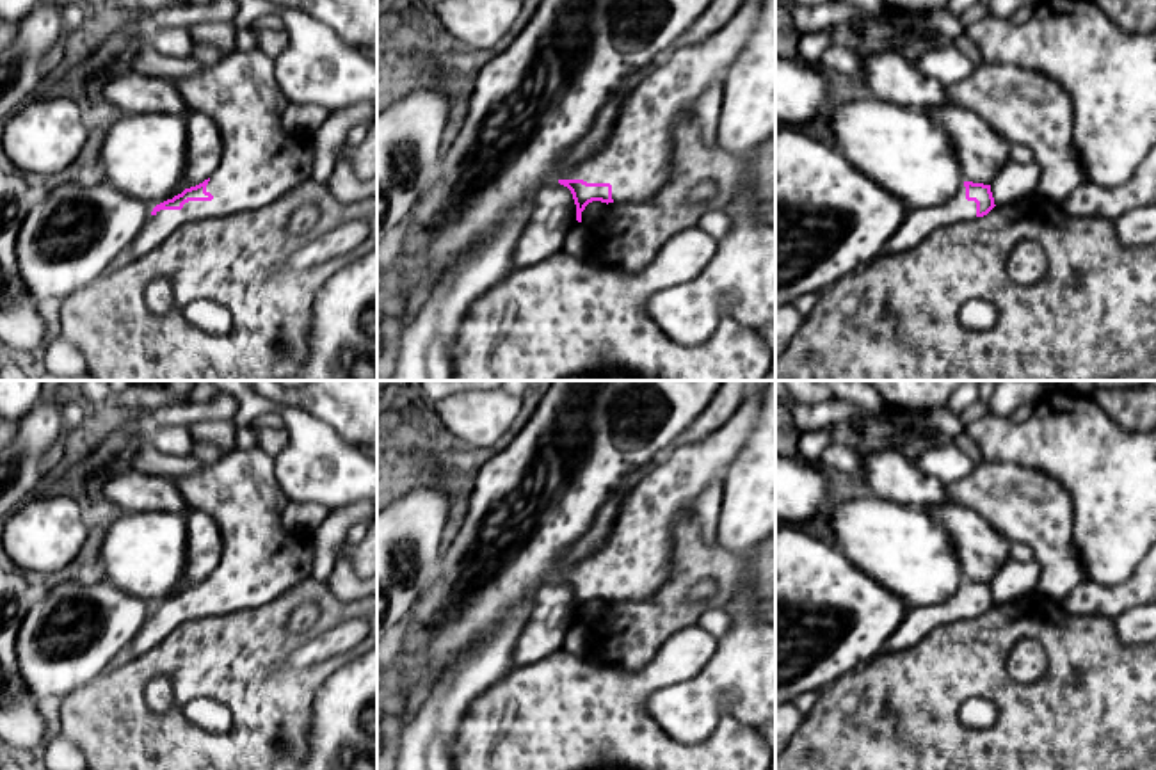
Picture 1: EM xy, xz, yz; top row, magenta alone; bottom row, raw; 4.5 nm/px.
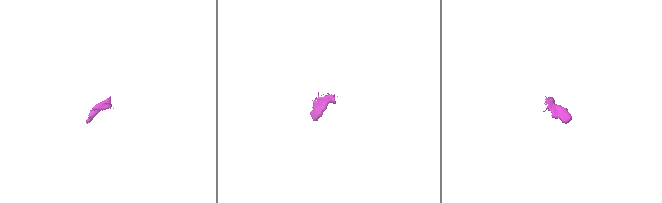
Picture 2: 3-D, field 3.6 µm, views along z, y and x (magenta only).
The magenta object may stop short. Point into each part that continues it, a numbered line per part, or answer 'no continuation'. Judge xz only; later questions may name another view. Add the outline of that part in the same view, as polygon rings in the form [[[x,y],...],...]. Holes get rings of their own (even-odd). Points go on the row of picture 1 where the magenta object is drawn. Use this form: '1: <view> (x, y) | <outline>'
1: xz (635, 160) | [[[745,0],[735,18],[710,39],[688,46],[676,44],[665,53],[624,96],[605,148],[587,162],[564,169],[558,180],[610,183],[612,199],[617,205],[647,201],[656,196],[669,183],[674,153],[672,128],[676,121],[688,112],[695,112],[699,98],[711,84],[724,82],[726,73],[740,57],[756,28],[761,2]]]

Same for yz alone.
1: yz (920, 223) | [[[966,187],[944,205],[914,208],[887,240],[886,253],[903,253],[923,242],[937,228],[976,219],[976,203],[966,199]]]

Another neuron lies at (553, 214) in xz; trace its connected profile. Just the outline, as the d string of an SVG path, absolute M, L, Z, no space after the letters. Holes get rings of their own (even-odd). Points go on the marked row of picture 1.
M544 183L534 194L534 210L512 253L512 267L525 269L560 253L574 224L578 221L571 190L560 183Z

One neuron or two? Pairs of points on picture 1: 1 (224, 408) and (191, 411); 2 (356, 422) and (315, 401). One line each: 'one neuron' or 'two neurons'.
1: one neuron
2: one neuron

